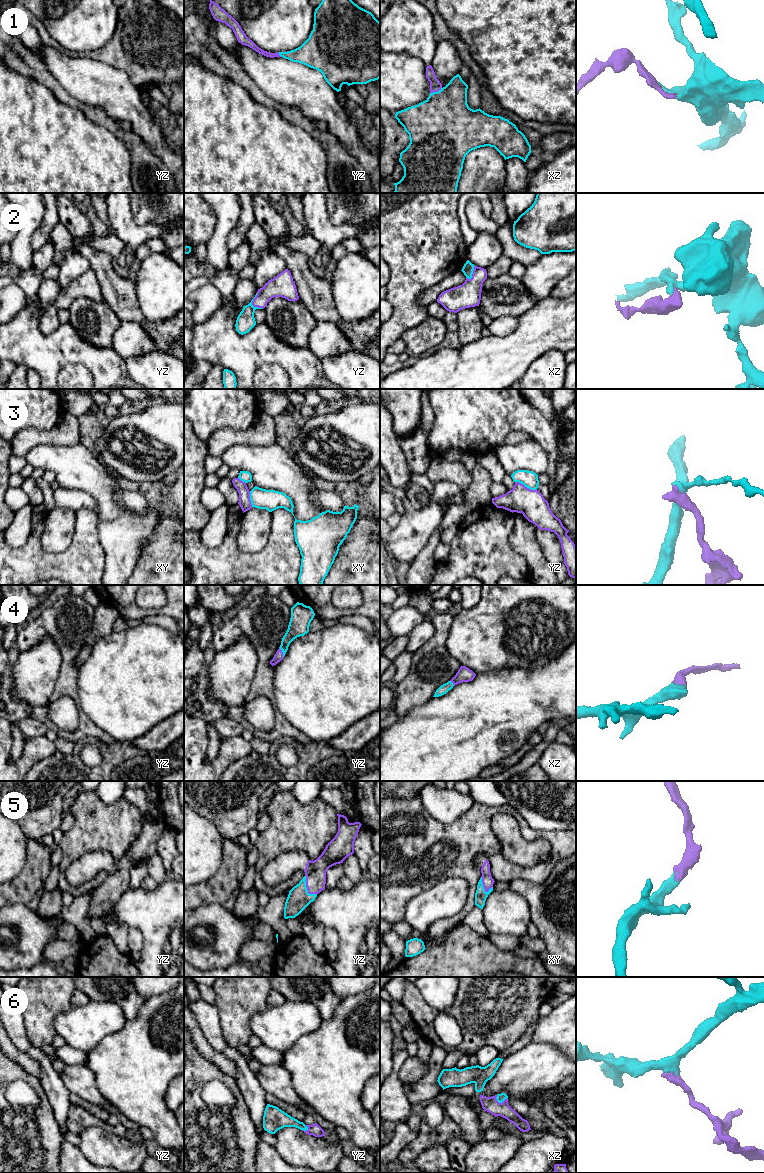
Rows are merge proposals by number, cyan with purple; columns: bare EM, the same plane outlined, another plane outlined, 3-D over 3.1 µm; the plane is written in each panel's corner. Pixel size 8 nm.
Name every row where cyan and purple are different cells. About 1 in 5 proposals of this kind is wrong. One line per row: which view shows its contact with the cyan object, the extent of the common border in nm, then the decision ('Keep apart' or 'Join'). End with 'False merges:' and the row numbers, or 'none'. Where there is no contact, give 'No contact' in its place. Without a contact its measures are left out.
1: Touches cyan in xz. Shared border 110 nm. Join
2: Touches cyan in yz. Shared border 140 nm. Join
3: Touches cyan in yz. Shared border 190 nm. Keep apart
4: Touches cyan in yz. Shared border 90 nm. Join
5: Touches cyan in yz. Shared border 180 nm. Join
6: Touches cyan in xz. Shared border 100 nm. Join
False merges: 3

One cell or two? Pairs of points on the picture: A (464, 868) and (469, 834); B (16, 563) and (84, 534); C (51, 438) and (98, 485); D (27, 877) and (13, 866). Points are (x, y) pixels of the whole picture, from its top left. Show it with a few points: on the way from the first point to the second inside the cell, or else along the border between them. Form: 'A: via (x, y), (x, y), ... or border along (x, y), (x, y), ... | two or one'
A: via (464, 860), (464, 842) | one
B: via (34, 563), (61, 563), (72, 552) | one
C: border along (78, 442), (66, 445), (34, 445) | two
D: border along (26, 848), (25, 865), (10, 880) | two

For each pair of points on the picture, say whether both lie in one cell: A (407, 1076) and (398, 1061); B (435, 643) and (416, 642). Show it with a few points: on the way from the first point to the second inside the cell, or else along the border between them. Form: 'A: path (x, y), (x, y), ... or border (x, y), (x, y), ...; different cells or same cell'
A: border (408, 1056), (399, 1072), (399, 1079), (402, 1083); different cells
B: border (429, 620), (434, 627), (434, 634), (412, 654); different cells

